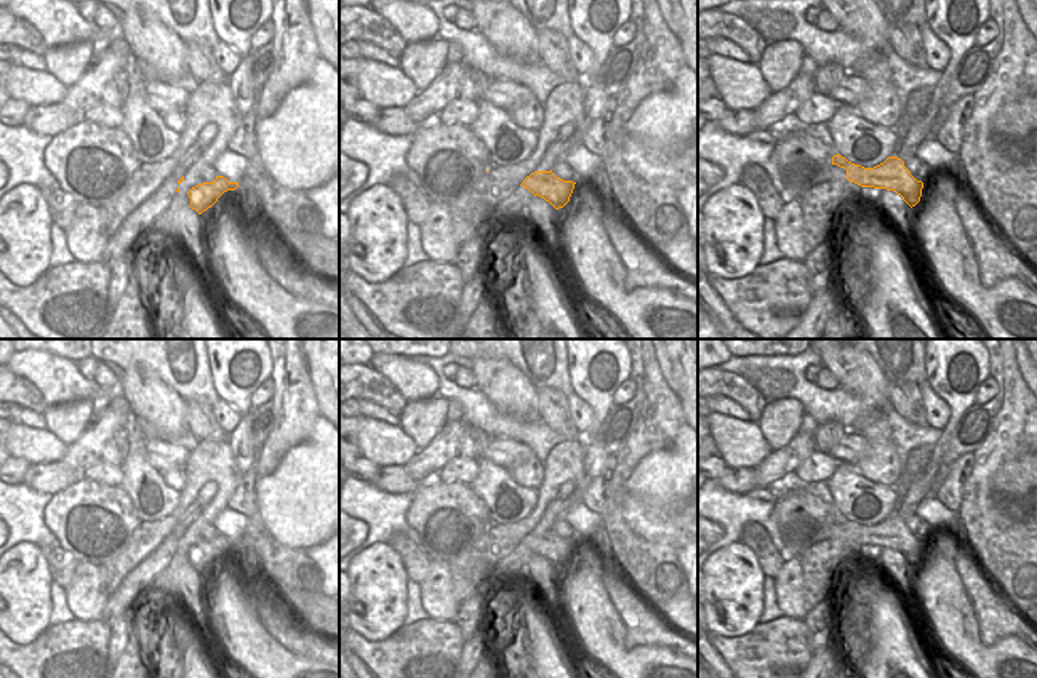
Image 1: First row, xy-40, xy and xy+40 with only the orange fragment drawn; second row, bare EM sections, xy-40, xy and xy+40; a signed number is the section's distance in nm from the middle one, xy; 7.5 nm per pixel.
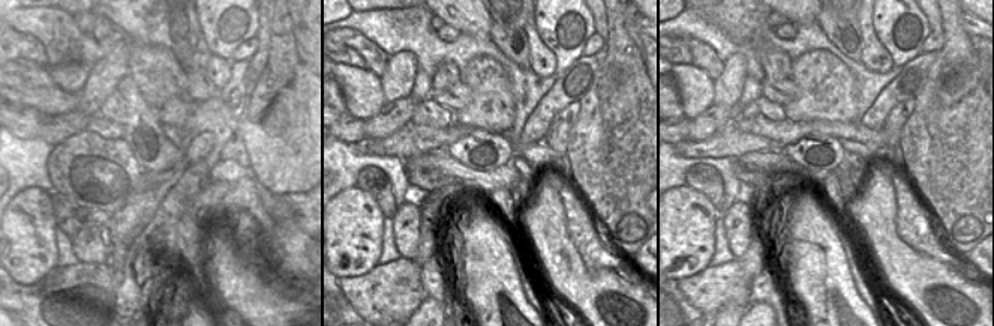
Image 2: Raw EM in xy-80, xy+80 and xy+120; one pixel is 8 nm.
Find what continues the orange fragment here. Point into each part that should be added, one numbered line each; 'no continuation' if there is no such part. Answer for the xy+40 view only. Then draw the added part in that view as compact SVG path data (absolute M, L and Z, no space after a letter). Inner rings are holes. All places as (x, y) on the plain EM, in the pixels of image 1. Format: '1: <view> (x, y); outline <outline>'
no continuation

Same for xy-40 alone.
no continuation

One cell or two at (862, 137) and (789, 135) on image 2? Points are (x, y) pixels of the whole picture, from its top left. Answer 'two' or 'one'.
one

